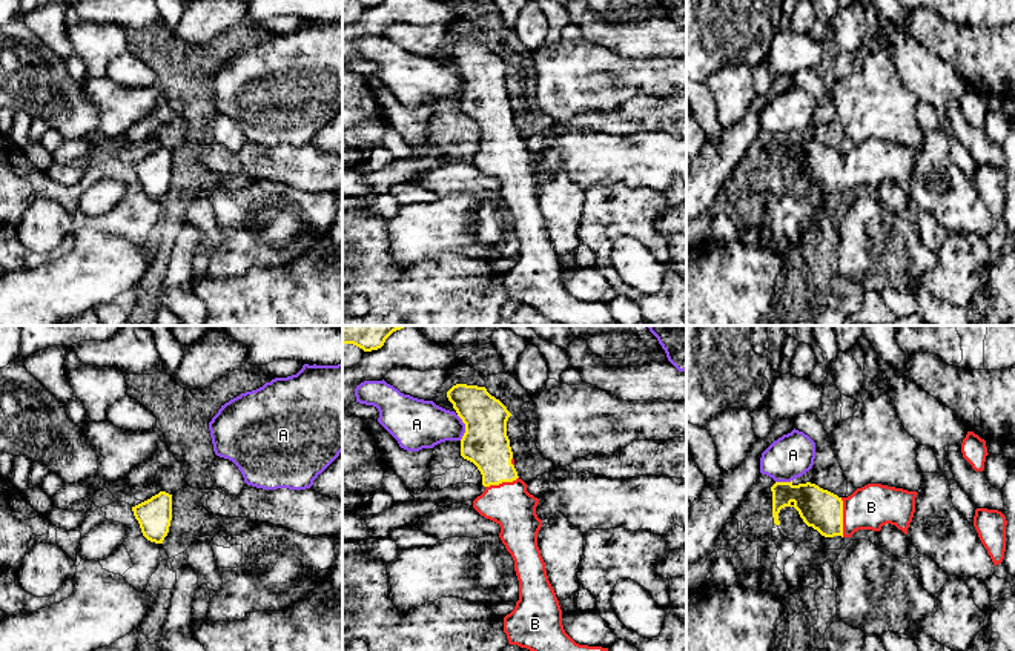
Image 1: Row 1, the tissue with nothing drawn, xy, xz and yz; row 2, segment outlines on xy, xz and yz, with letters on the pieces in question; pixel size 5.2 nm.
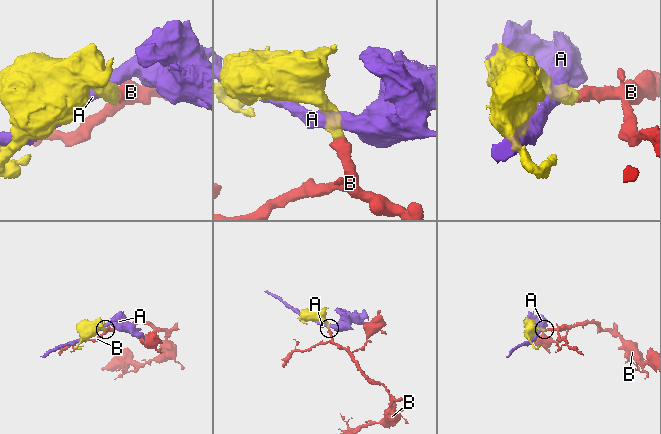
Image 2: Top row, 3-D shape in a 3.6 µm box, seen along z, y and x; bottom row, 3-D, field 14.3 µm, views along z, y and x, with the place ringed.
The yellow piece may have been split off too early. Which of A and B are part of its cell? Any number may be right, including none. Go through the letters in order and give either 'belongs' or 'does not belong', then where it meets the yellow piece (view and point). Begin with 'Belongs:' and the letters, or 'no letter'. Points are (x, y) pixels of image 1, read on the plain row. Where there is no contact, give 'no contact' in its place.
Belongs: B
A: does not belong; contact xz (466, 83)
B: belongs; contact yz (842, 174)

